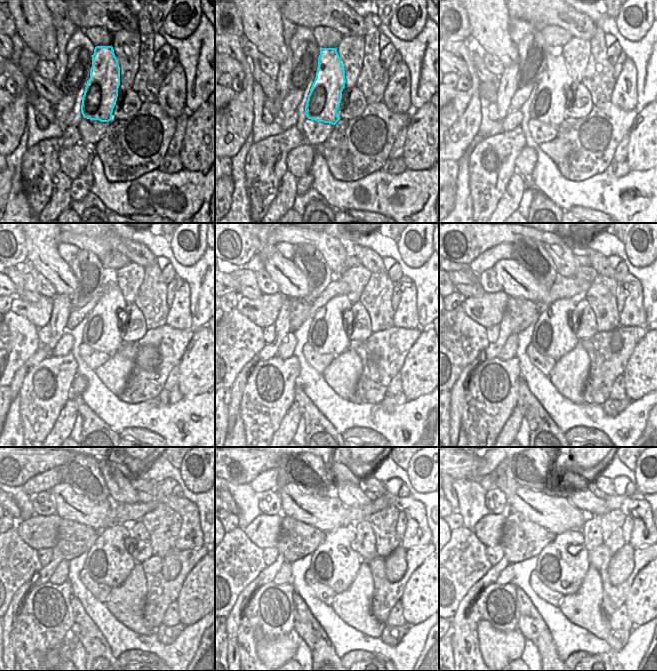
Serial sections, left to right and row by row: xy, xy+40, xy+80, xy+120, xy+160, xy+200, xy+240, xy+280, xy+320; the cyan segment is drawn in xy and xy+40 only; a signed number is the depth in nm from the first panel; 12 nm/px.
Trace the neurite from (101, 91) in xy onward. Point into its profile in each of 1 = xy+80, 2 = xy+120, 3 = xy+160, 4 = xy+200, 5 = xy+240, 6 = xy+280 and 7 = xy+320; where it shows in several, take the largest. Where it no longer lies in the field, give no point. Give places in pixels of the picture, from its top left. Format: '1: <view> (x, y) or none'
1: xy+80 (550, 101)
2: xy+120 (103, 332)
3: xy+160 (327, 334)
4: xy+200 (552, 336)
5: xy+240 (109, 562)
6: xy+280 (334, 564)
7: xy+320 (562, 565)

